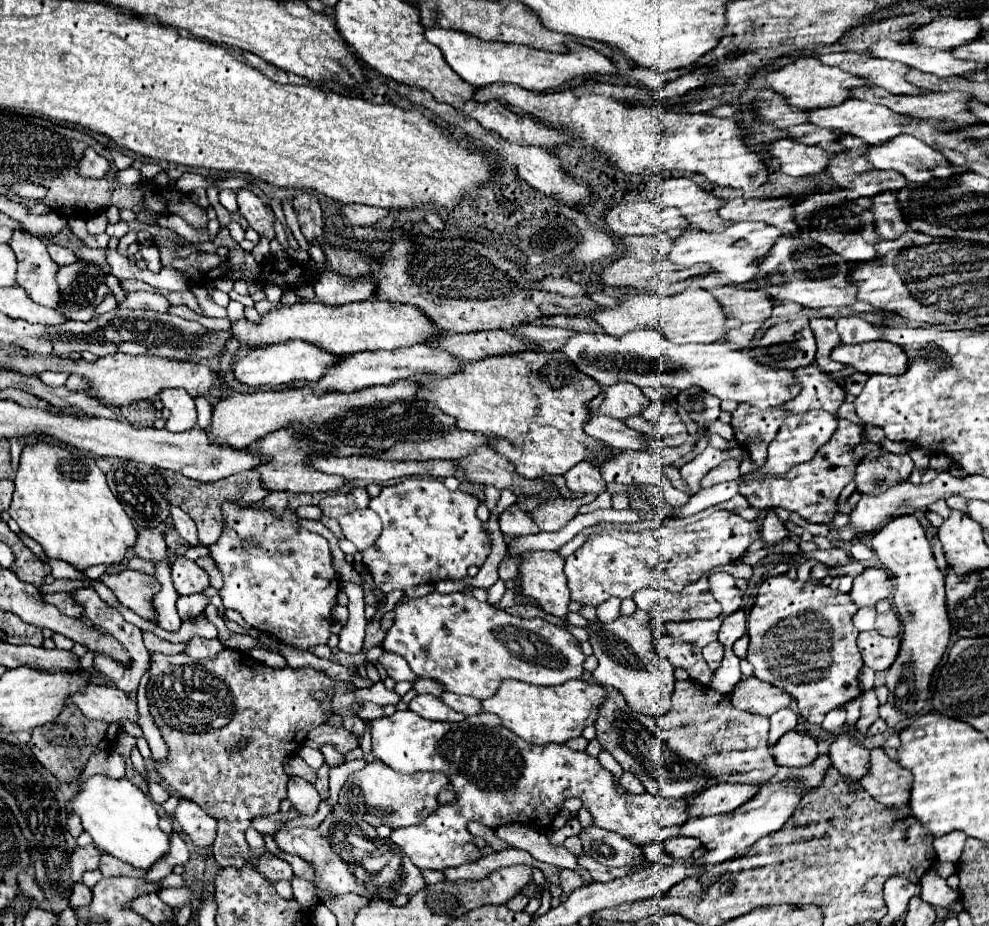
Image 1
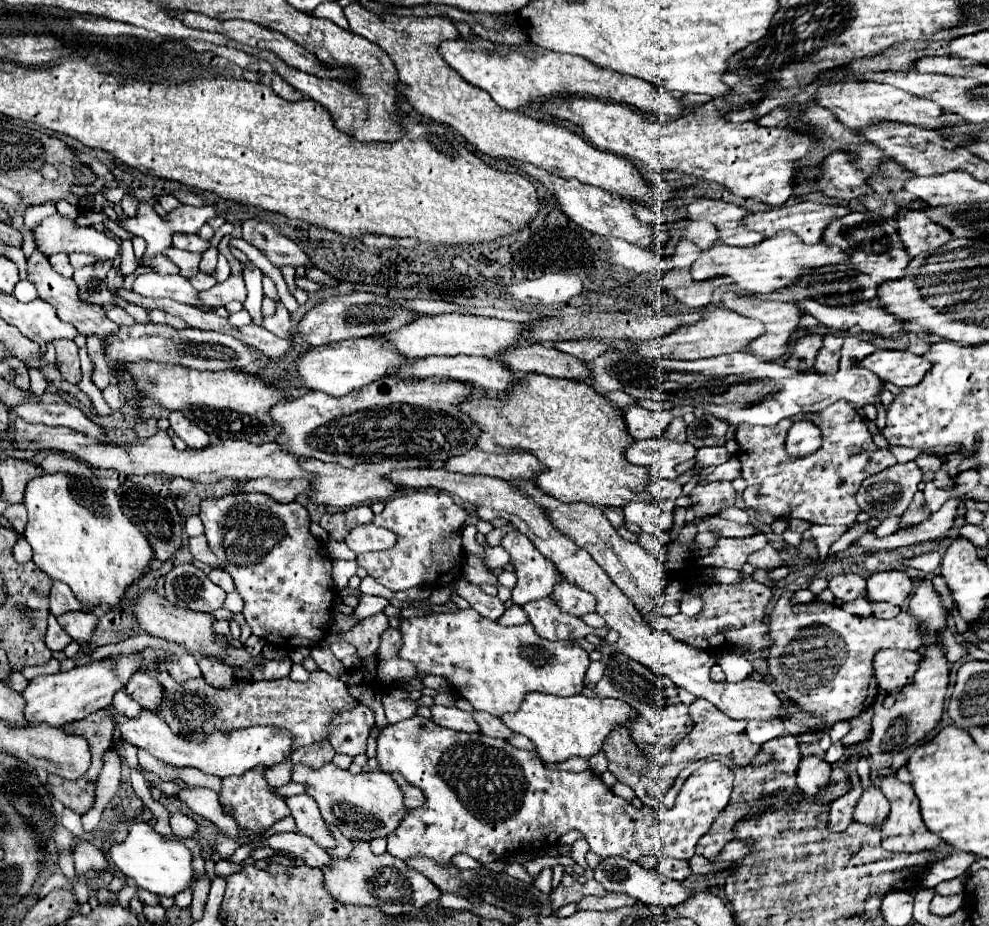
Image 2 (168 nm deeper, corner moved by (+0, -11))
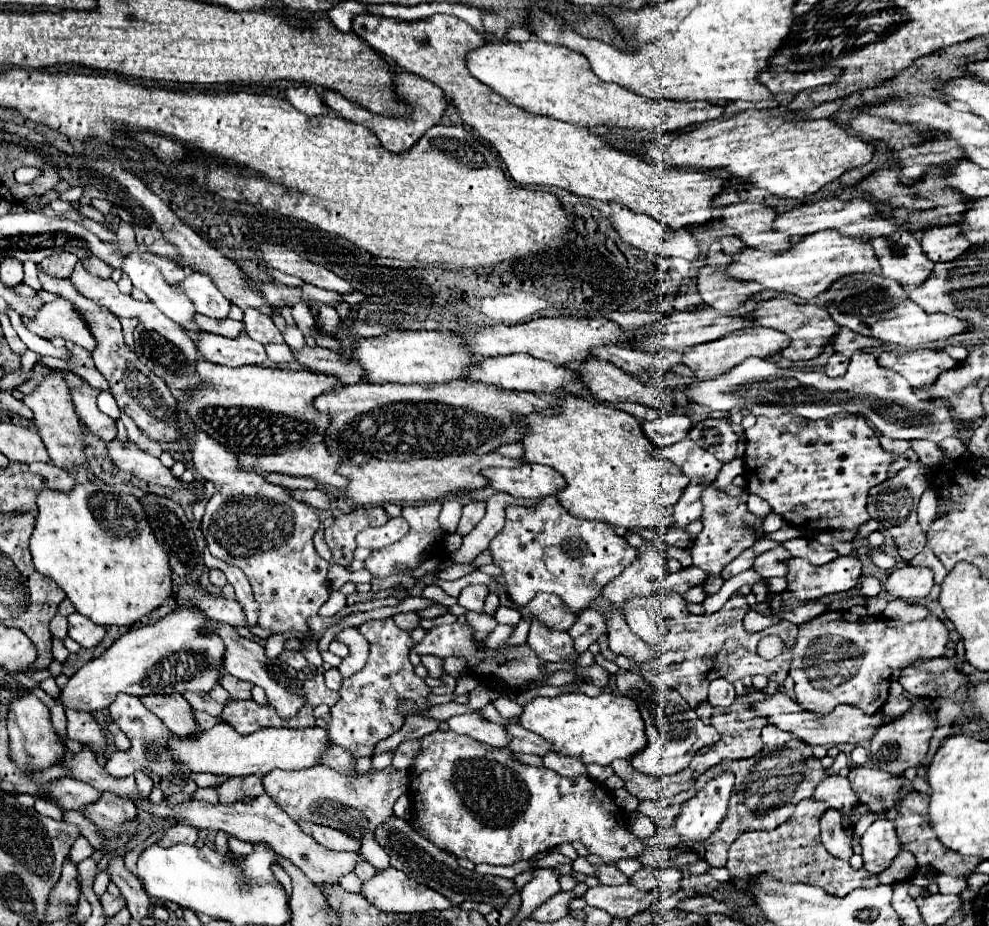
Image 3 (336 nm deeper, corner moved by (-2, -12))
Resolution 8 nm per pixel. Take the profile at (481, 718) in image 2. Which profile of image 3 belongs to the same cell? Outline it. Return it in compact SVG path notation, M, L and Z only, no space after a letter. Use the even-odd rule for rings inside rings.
M505 725L505 729L511 737L509 747L515 753L535 753L535 755L543 757L547 751L551 751L551 745L543 737L539 737L535 733L529 733L521 725Z

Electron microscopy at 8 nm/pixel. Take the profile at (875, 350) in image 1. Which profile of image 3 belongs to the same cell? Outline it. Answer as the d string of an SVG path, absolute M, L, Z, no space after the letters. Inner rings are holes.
M933 349L883 351L877 357L877 363L885 369L901 373L917 389L931 385L941 371L947 371L957 365L957 361L951 359L947 353Z

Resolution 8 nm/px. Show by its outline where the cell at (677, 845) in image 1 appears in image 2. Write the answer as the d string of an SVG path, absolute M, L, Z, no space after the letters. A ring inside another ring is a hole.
M659 860L657 872L671 880L681 882L691 874L691 868L689 868L689 862L685 862L685 860Z

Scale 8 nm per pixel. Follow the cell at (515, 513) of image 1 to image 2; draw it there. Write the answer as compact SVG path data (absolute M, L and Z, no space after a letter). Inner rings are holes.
M519 530L507 532L501 540L501 546L509 552L511 558L509 562L513 564L517 574L517 584L511 596L511 600L517 606L549 596L553 592L553 586L563 580L555 564L547 560L533 546L533 542L527 536L523 536Z

